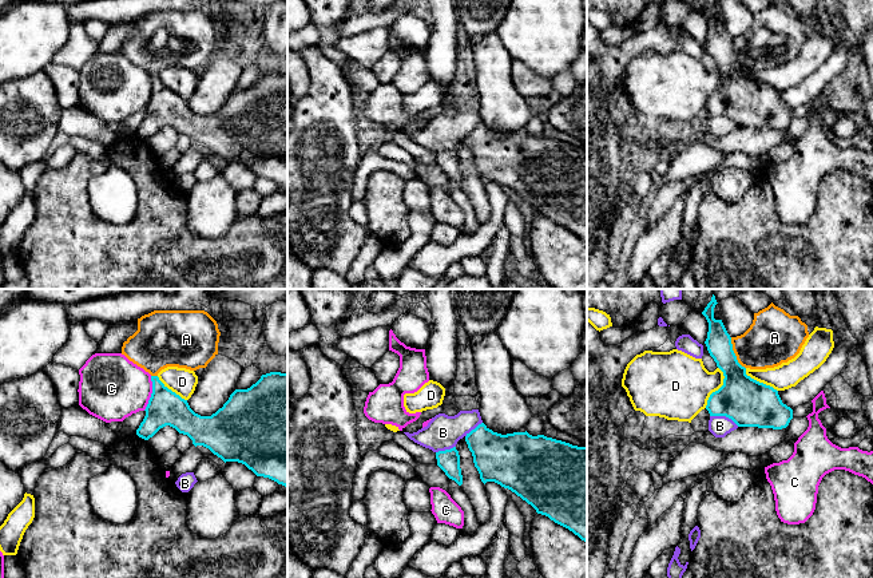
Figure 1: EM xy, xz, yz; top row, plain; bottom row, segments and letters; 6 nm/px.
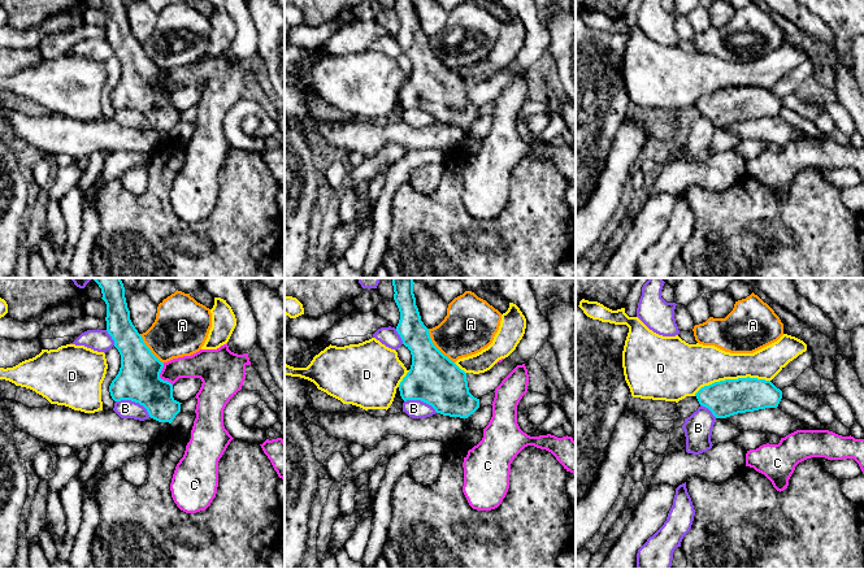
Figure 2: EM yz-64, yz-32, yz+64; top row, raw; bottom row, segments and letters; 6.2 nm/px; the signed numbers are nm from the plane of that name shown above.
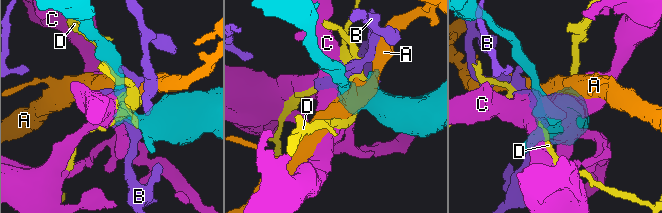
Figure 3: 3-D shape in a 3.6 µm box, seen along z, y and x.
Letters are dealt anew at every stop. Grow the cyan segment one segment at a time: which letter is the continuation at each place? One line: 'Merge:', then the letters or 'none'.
Merge: C

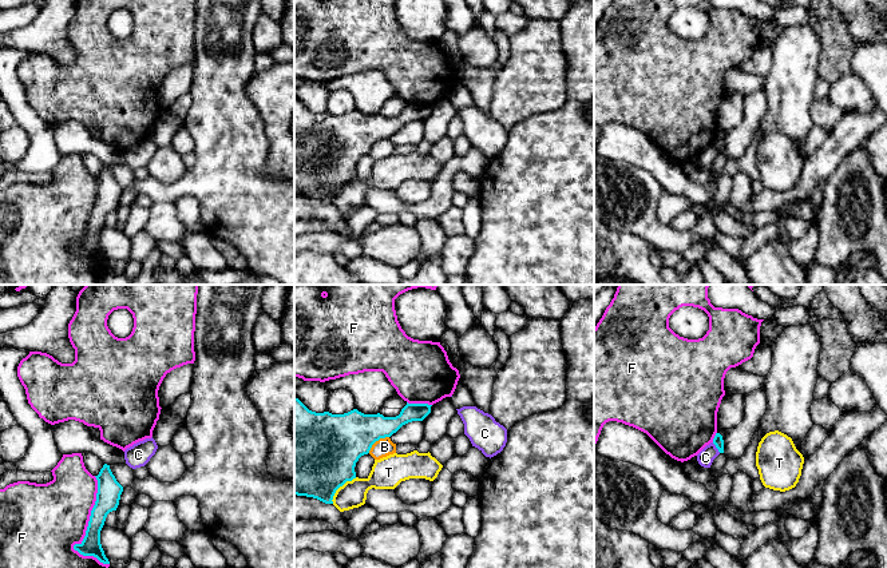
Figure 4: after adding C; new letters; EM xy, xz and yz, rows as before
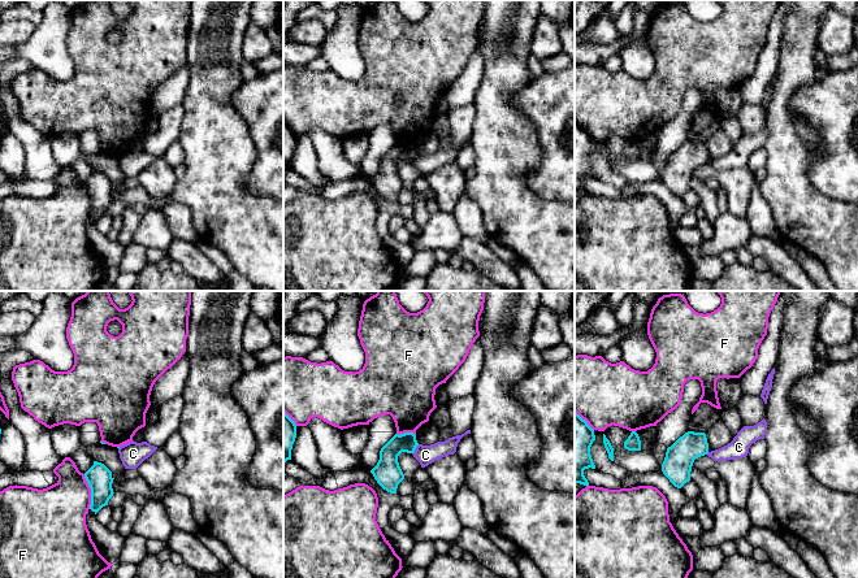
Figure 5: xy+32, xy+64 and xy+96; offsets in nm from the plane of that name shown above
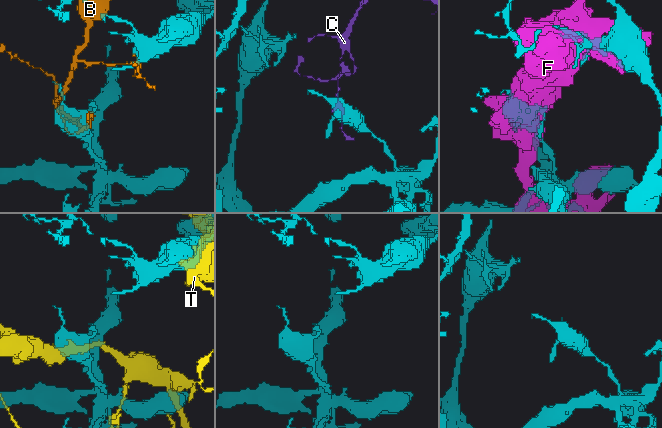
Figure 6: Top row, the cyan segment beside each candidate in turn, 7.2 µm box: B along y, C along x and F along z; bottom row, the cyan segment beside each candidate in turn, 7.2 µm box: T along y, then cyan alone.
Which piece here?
Merge: none

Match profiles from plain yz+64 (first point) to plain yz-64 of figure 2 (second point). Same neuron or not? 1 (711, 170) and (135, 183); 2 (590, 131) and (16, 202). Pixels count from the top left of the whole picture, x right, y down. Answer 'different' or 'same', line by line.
1: same
2: same

